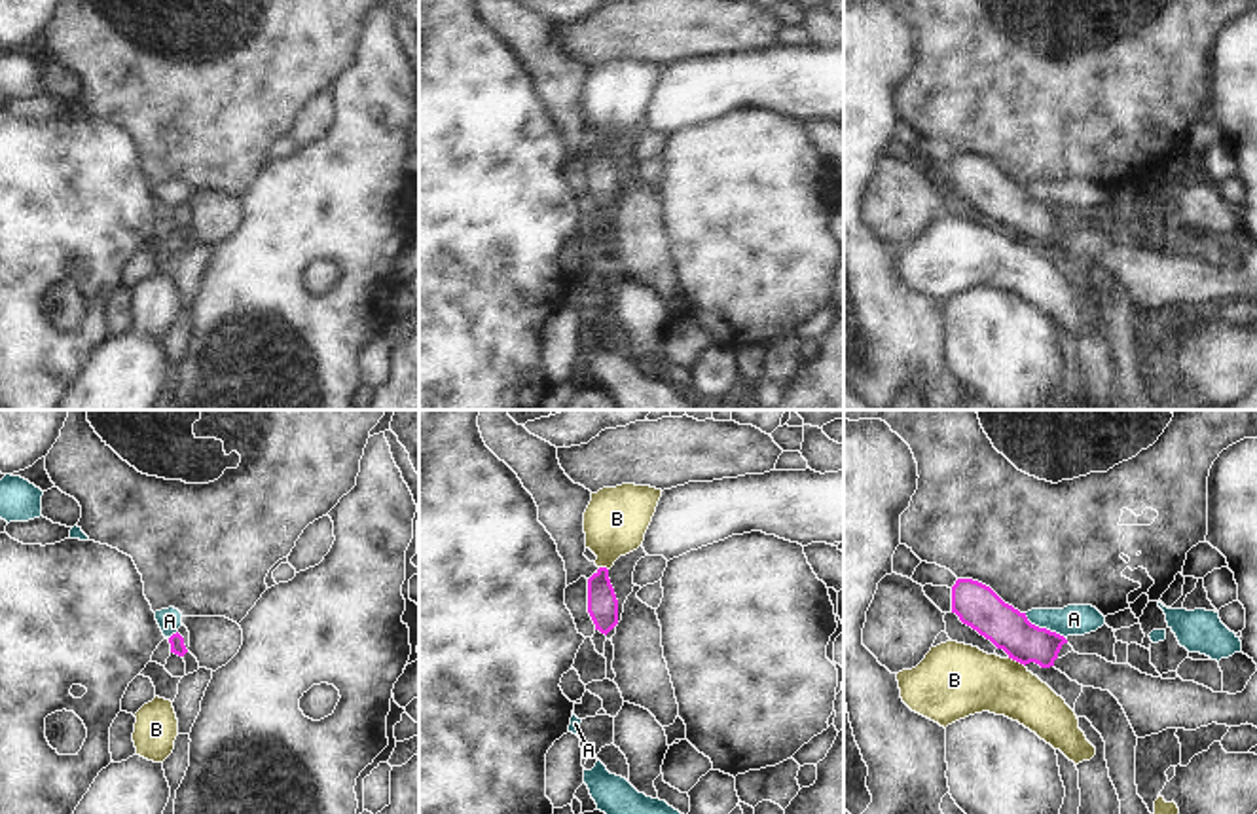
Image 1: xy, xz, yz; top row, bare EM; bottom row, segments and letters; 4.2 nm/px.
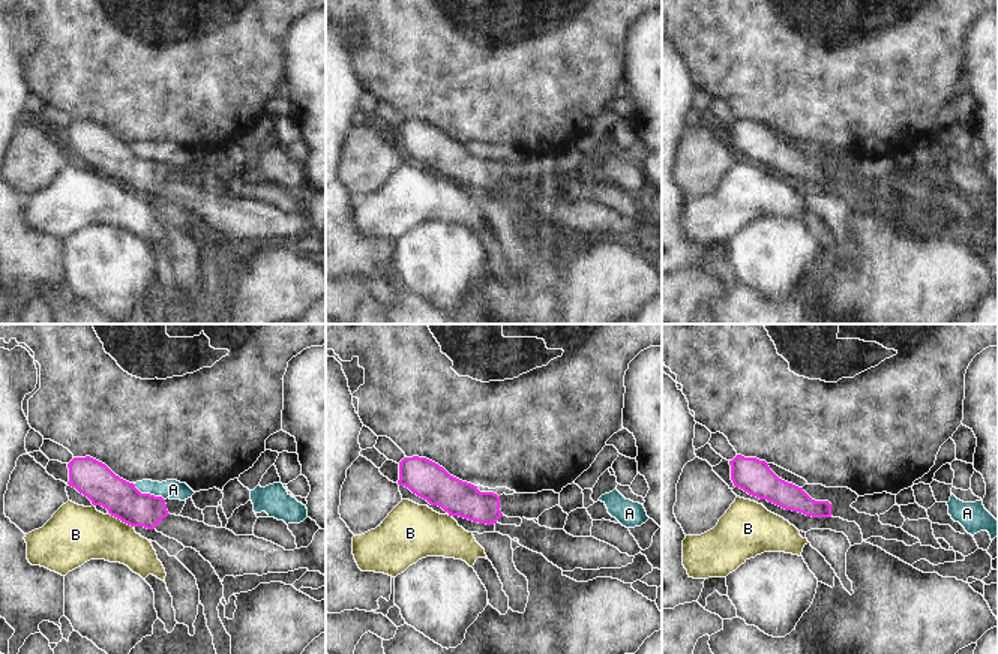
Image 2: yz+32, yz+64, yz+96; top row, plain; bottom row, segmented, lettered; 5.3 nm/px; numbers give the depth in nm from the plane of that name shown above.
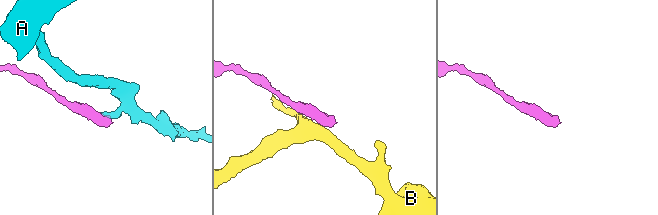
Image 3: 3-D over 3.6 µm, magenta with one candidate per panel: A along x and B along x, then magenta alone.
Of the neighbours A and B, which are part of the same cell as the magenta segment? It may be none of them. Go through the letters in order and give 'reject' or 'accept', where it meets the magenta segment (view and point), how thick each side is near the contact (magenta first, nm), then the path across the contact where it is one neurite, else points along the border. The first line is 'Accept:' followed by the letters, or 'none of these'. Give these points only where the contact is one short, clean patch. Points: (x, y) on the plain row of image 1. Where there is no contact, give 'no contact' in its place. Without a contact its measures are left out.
Accept: none of these
A: reject; meets magenta in yz at (1043, 203); 180 nm thick on the magenta side, 130 nm on the other; border along yz (1024, 188), (1032, 198), (1064, 213)
B: reject; meets magenta in yz at (1017, 236); 180 nm thick on the magenta side, 300 nm on the other; border along yz (1009, 232), (1024, 241)

